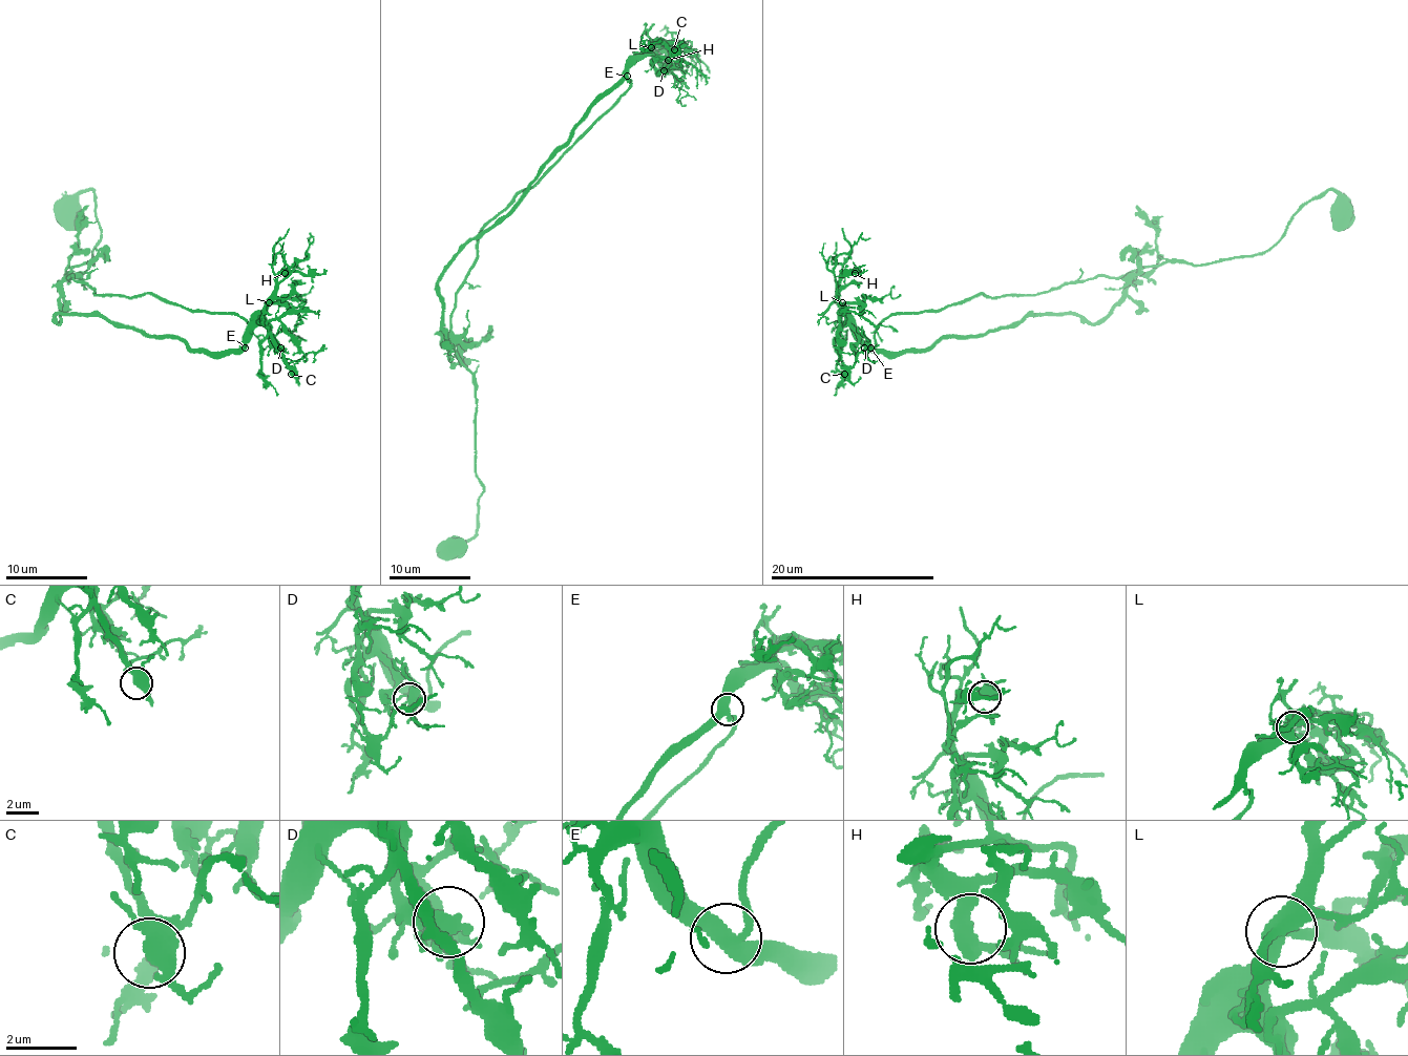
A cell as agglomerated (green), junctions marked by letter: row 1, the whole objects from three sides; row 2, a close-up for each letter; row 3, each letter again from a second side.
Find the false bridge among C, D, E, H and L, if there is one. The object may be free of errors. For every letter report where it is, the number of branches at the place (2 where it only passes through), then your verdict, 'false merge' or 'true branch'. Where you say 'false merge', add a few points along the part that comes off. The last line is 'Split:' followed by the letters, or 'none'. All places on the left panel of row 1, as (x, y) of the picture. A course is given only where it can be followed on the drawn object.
C: at (291, 374); 4 branches meet; true branch
D: at (280, 347); 3 branches meet; true branch
E: at (245, 347); 3 branches meet; true branch
H: at (285, 273); 3 branches meet; true branch
L: at (269, 302); 3 branches meet; true branch
Split: none

